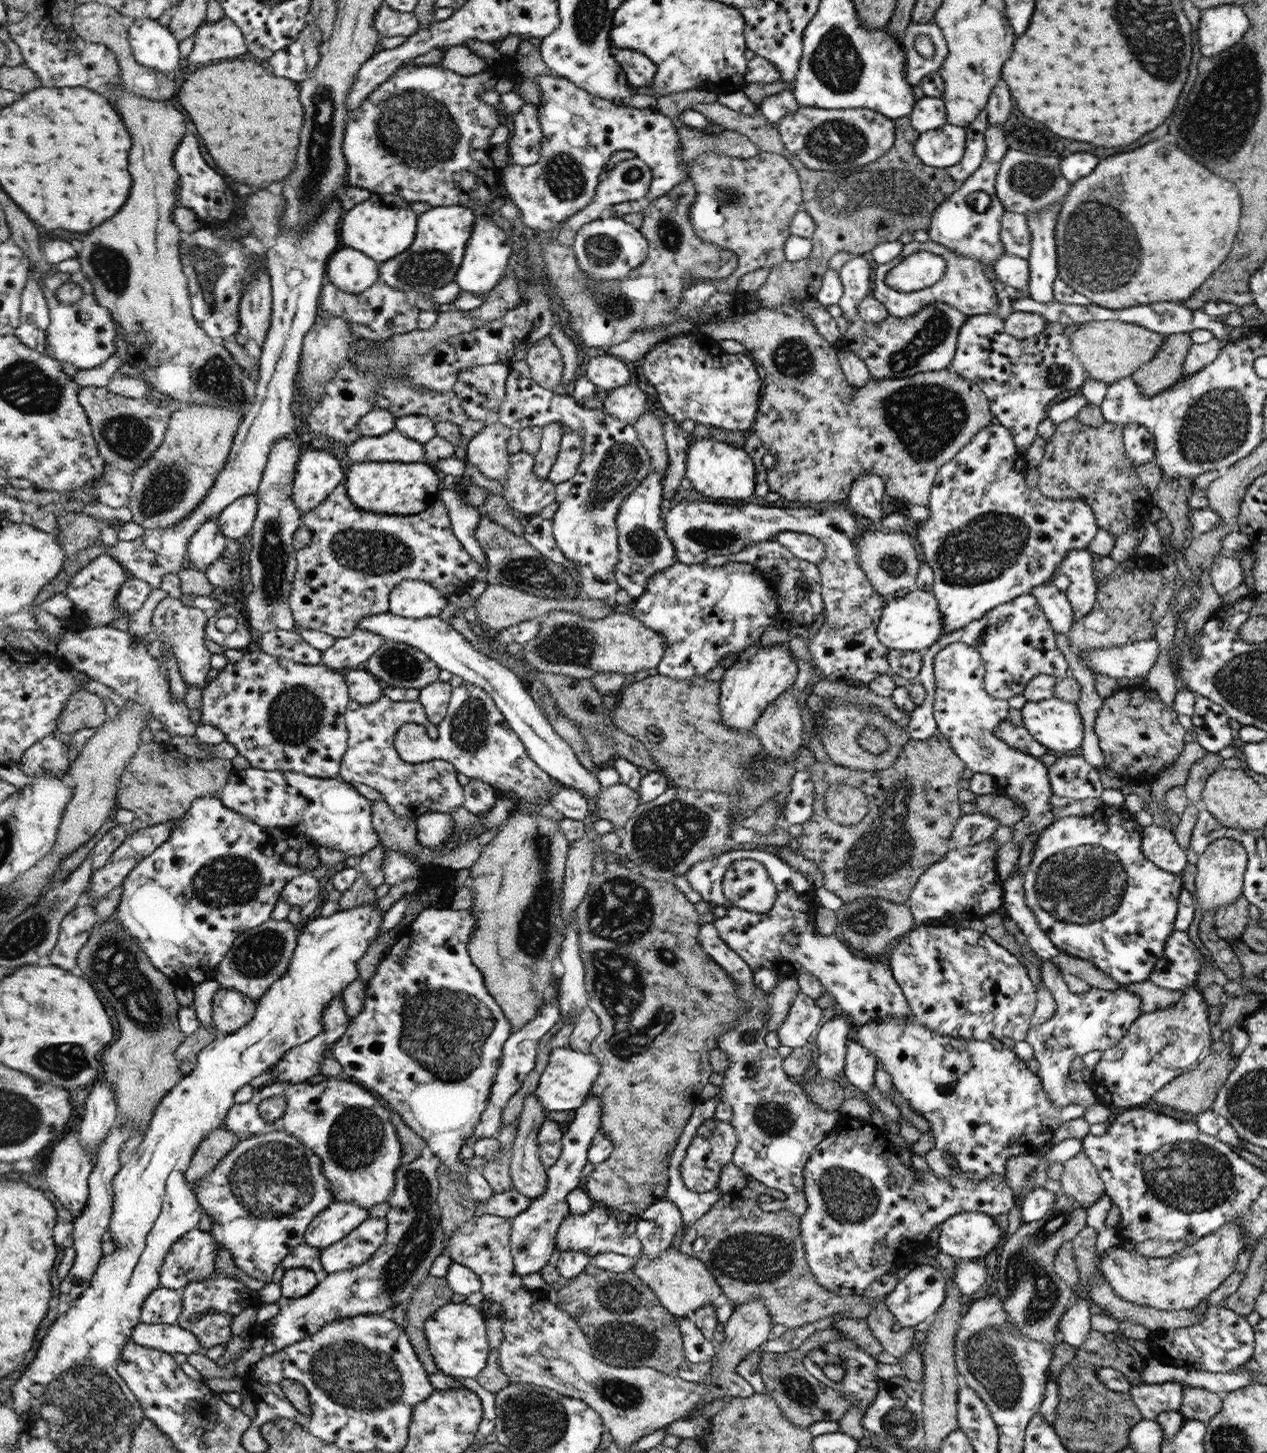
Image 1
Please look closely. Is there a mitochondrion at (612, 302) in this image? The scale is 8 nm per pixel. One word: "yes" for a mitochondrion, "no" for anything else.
yes

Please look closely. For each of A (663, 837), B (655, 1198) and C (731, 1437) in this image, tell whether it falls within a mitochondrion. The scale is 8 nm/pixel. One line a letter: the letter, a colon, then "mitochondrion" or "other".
A: mitochondrion
B: other
C: other

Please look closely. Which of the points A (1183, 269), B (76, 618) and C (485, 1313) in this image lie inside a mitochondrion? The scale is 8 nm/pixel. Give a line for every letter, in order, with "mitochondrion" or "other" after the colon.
A: other
B: other
C: other

